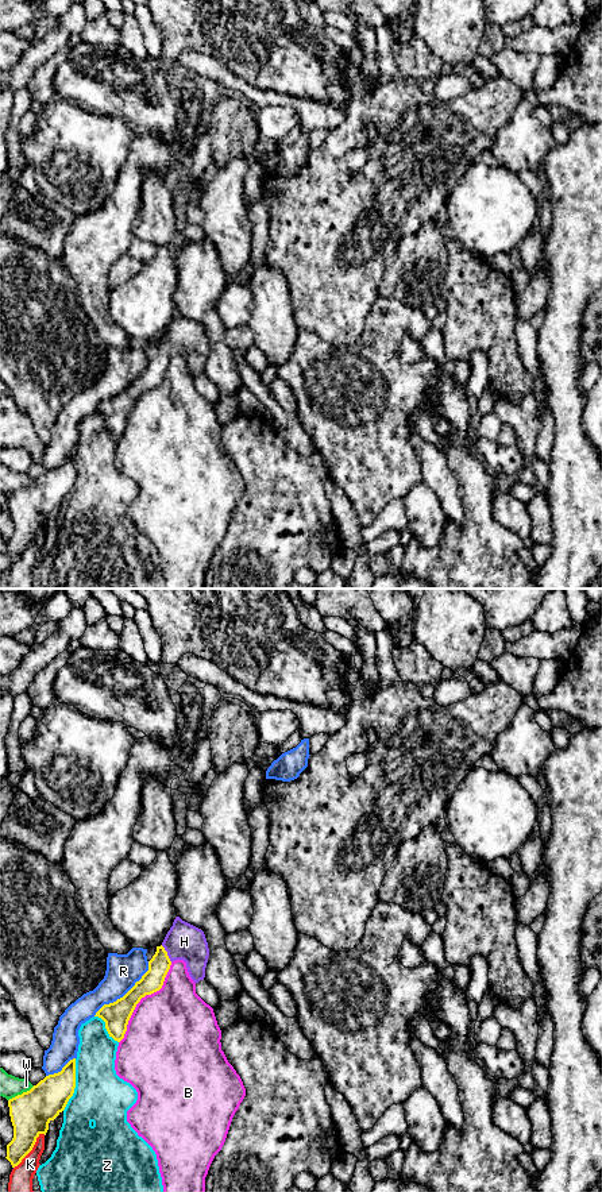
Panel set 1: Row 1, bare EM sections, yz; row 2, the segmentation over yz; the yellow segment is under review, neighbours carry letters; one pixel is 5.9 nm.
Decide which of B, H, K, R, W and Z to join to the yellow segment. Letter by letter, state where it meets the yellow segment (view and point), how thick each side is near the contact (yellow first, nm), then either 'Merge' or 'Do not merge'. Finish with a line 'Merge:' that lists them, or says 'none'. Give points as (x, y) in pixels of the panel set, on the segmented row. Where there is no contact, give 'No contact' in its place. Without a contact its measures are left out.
B: Touches yellow at yz (141, 998). Thickness 160 nm (yellow) against 480 nm. Do not merge
H: Touches yellow at yz (166, 953). Thickness 130 nm (yellow) against 220 nm. Merge
K: Touches yellow at yz (31, 1149). Thickness 240 nm (yellow) against 140 nm. Do not merge
R: Touches yellow at yz (126, 994). Thickness 160 nm (yellow) against 200 nm. Do not merge
W: Touches yellow at yz (22, 1094). Thickness 240 nm (yellow) against 130 nm. Do not merge
Z: Touches yellow at yz (74, 1084). Thickness 220 nm (yellow) against 320 nm. Do not merge
Merge: H

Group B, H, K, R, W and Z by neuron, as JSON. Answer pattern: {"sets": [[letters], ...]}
{"sets": [["B"], ["H"], ["K"], ["R"], ["W"], ["Z"]]}

